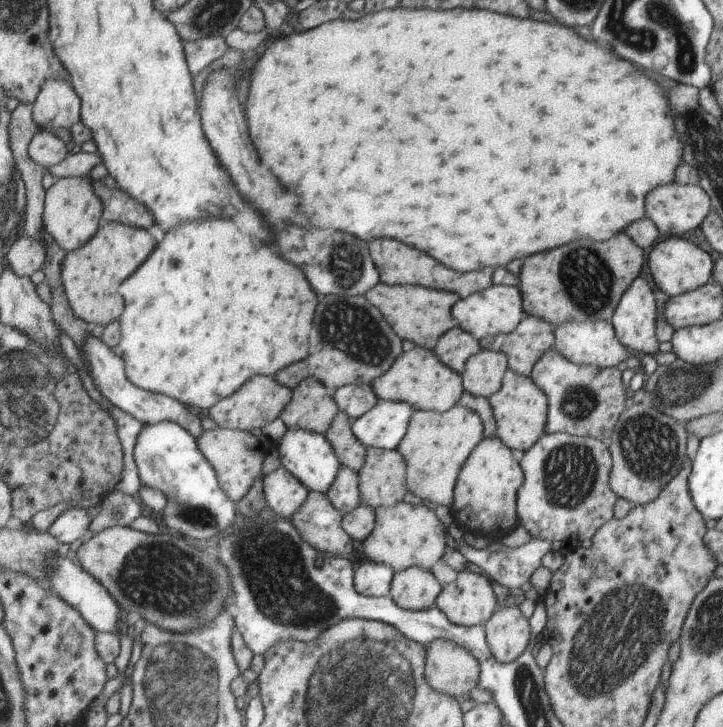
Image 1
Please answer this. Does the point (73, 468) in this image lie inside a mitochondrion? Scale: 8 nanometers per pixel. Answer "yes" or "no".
no

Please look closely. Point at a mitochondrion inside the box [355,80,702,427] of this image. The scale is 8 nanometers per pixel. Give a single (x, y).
(587, 280)

